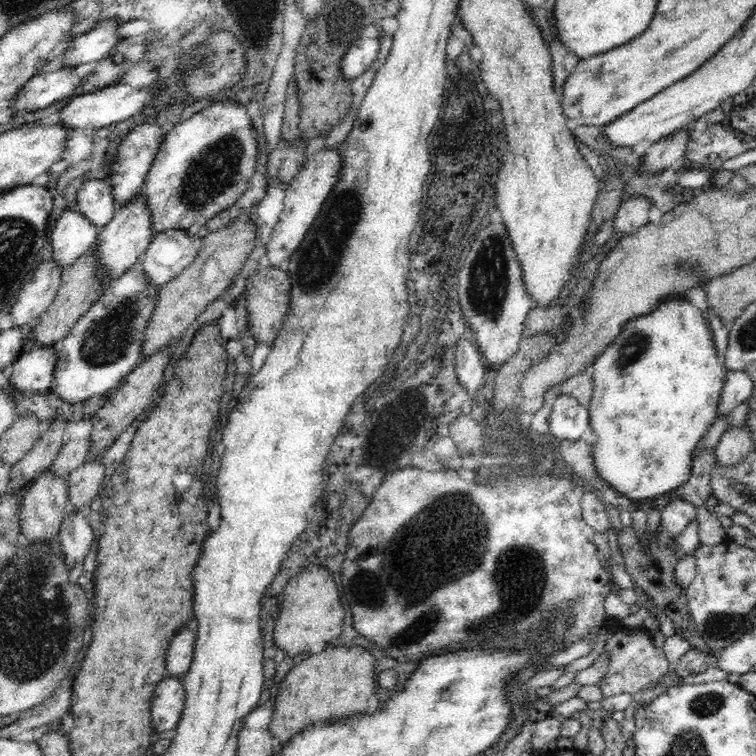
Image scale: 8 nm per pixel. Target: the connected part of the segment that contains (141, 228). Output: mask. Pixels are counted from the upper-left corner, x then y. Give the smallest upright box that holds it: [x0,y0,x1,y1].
[96,193,153,286]

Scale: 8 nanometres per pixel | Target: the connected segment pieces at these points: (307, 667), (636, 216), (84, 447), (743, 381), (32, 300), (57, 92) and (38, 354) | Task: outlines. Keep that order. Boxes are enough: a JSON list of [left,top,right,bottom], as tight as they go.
[[269,647,376,746],[612,196,651,238],[49,438,92,478],[718,370,754,417],[10,261,62,329],[12,66,84,116],[8,345,59,394]]

